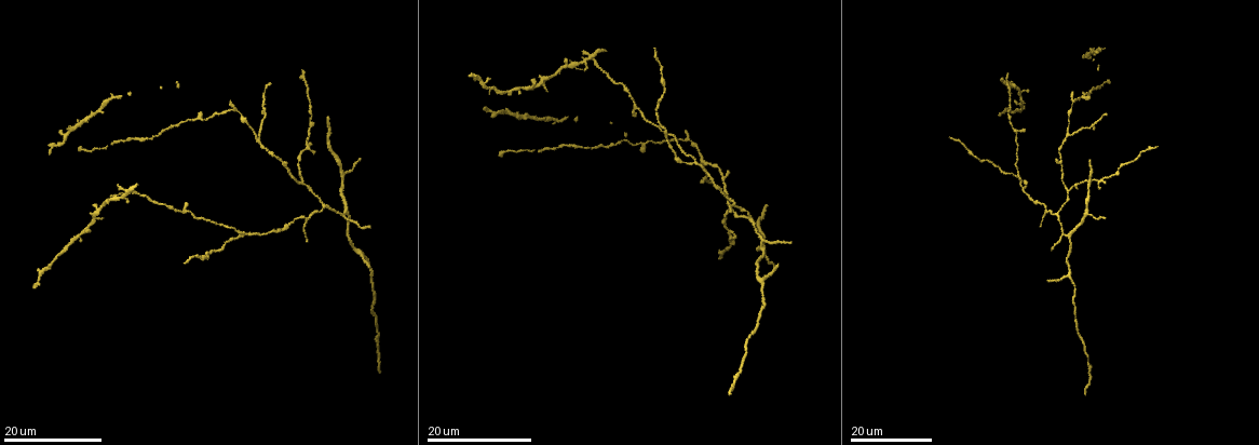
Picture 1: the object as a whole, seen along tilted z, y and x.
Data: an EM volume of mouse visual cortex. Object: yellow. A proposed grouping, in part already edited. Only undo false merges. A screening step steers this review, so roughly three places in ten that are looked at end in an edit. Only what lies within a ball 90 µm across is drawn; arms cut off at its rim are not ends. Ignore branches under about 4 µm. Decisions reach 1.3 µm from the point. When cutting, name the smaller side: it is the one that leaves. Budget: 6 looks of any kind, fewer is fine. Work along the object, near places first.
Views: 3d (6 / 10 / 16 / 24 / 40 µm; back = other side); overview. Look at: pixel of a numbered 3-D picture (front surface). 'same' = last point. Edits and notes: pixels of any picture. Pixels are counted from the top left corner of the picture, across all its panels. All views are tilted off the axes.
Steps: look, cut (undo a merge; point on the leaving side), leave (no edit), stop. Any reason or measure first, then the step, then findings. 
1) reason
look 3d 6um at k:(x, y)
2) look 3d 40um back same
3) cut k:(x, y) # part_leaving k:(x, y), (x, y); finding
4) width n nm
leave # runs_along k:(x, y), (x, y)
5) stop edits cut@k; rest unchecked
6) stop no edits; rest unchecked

three-way junction
look 3d 16um at 1:(1063, 235)

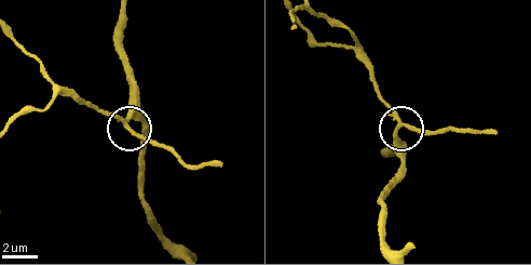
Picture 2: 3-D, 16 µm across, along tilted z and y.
closer look
look 3d 6um at 2:(123, 122)

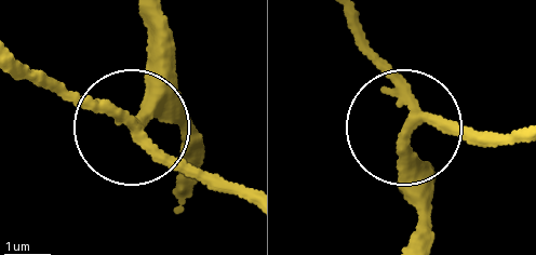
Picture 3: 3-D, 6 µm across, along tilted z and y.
width 240 nm
leave # runs_along 3:(15, 75), (133, 125), (199, 177), (244, 184); one neuron here

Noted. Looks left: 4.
look 3d 24um at 1:(1071, 134)

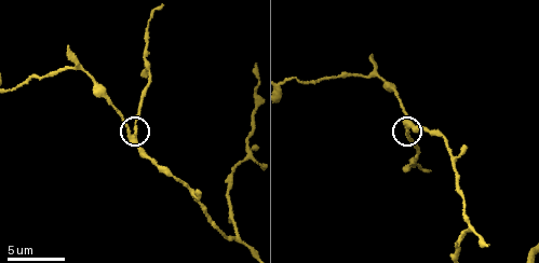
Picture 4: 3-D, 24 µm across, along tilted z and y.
look 3d 6um at 4:(135, 133)

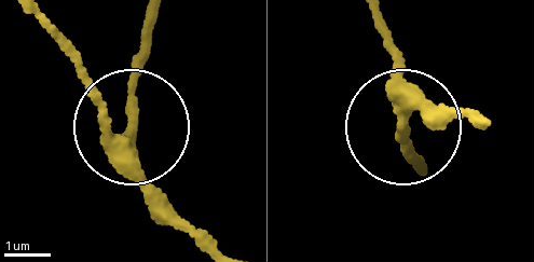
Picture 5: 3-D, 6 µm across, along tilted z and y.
arms 3
leave # runs_along 5:(200, 242), (159, 208), (131, 142), (155, 15); all the same neuron

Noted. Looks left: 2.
three-way junction
look 3d 16um at 1:(323, 208)

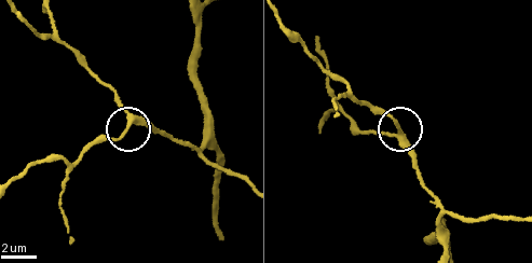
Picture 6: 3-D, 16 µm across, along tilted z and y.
look 3d 10um at 6:(401, 135)

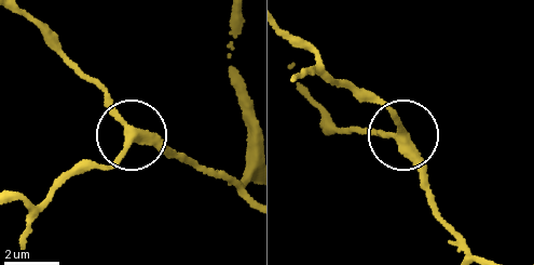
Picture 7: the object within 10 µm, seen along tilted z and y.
arms 3
leave # runs_along 7:(32, 18), (101, 85), (136, 137), (193, 160); all the same neuron

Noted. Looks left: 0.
stop no edits; rest unchecked

